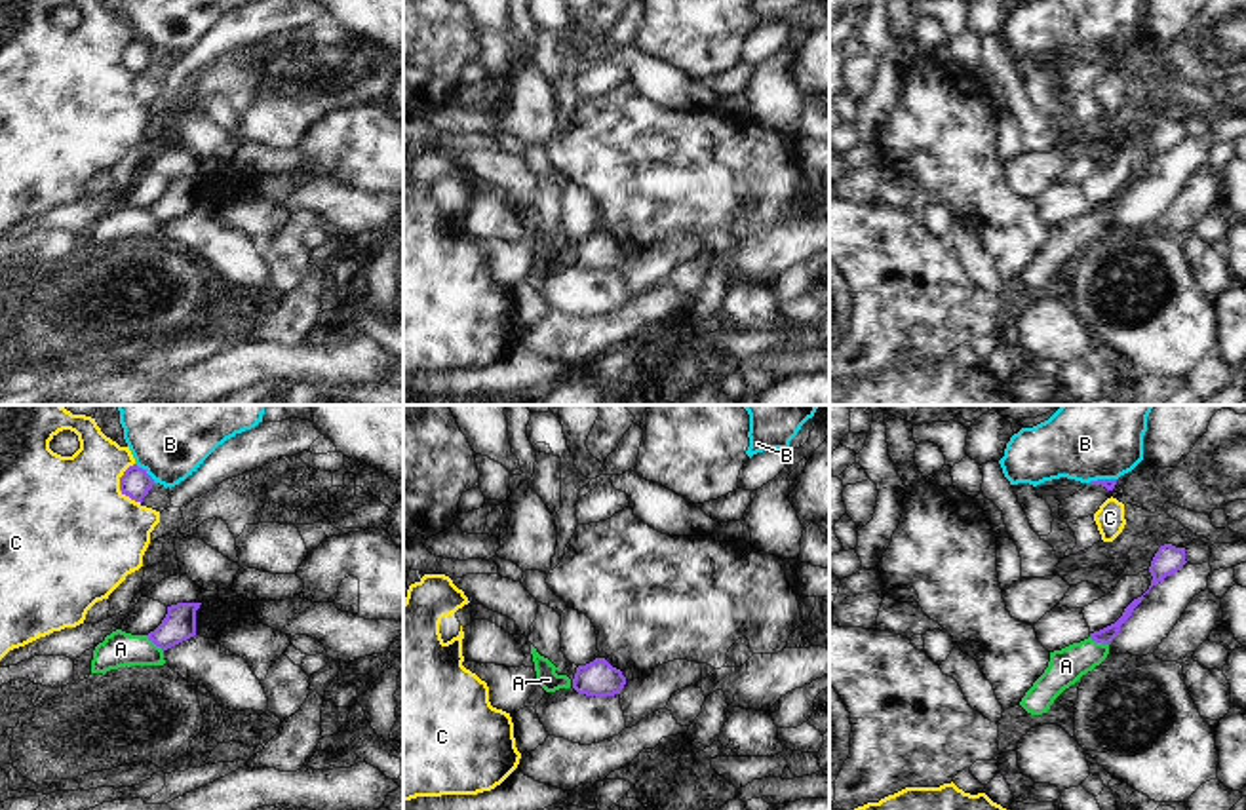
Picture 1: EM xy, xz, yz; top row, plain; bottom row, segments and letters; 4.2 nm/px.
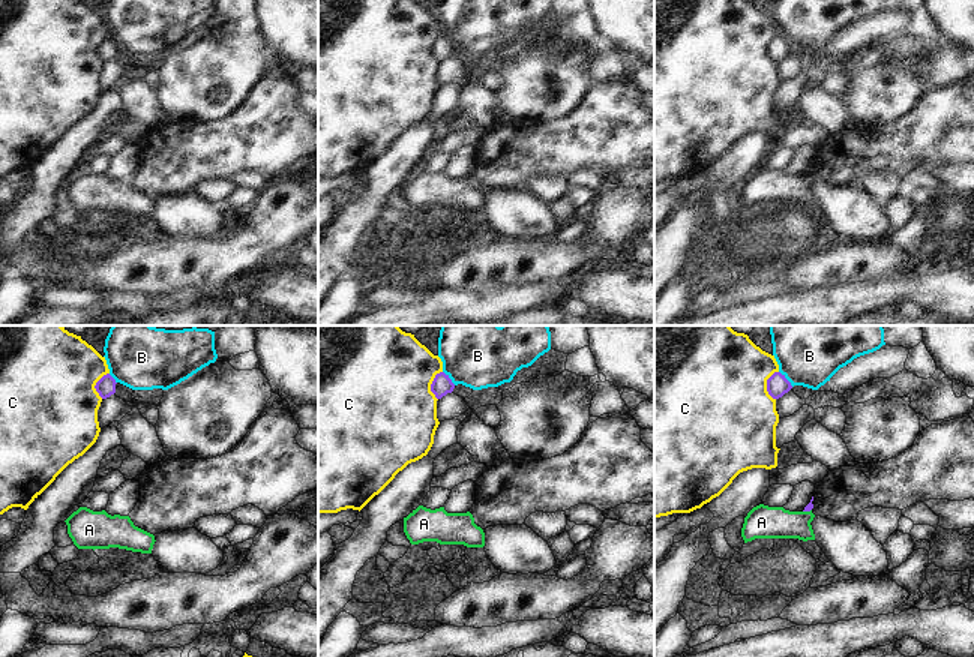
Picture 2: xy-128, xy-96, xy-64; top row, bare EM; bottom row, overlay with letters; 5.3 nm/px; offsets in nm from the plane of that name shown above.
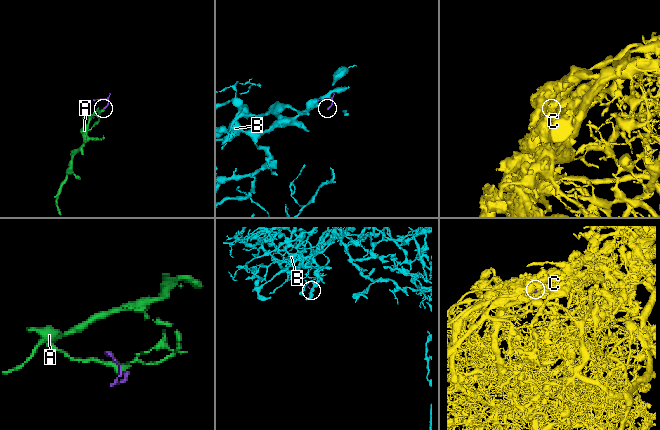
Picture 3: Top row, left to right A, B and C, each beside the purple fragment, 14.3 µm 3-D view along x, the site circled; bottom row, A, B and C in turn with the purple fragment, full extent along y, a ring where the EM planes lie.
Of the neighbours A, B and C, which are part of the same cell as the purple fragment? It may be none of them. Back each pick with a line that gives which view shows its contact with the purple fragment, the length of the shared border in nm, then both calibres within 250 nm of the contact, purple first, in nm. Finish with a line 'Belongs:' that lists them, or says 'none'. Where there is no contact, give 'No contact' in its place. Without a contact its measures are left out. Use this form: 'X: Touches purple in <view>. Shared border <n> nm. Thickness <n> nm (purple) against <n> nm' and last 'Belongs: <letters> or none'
Belongs: none.

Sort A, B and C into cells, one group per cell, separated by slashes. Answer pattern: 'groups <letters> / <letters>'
groups A / B / C

